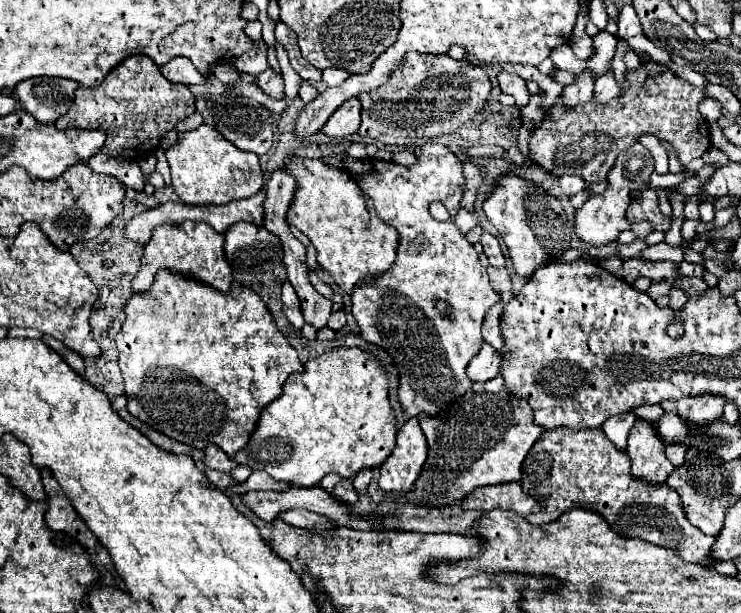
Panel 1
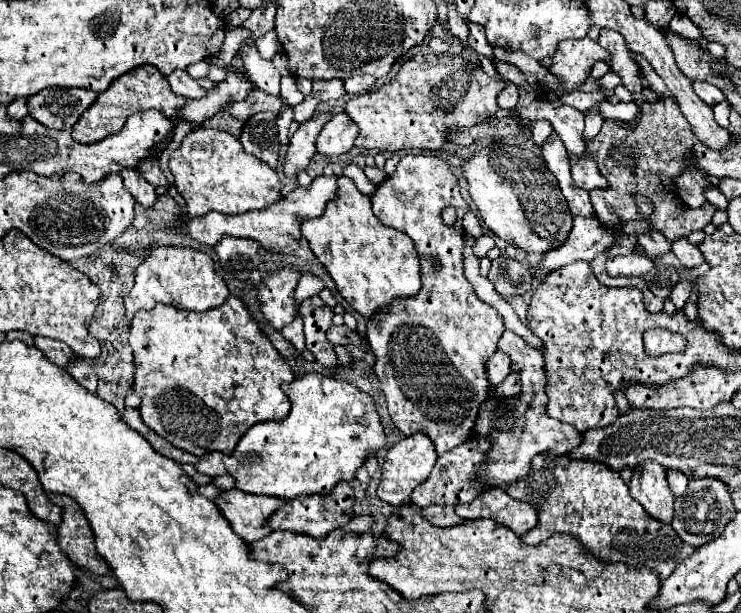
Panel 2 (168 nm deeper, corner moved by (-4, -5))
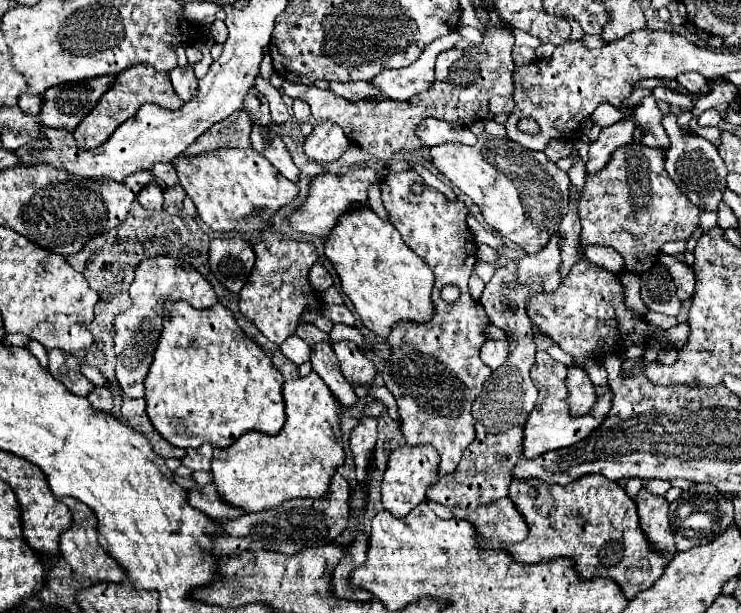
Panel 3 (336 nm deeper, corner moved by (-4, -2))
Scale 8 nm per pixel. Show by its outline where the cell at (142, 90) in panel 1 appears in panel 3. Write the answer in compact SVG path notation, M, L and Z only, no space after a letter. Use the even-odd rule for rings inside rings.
M136 64L132 68L126 68L122 70L118 76L116 76L116 82L114 86L100 98L100 102L96 104L96 108L78 124L78 128L74 130L74 138L76 138L76 146L82 148L82 150L92 150L92 148L98 148L102 146L110 136L112 132L128 118L132 118L138 108L146 102L152 102L156 106L162 106L162 108L168 108L168 110L178 110L184 102L174 94L174 88L170 84L170 78L168 74L164 72L158 72L154 70L152 66L148 64Z

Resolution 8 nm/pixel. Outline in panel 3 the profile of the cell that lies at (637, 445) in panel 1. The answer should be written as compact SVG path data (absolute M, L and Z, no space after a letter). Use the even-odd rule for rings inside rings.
M640 490L636 498L640 526L654 552L660 552L664 558L672 560L676 554L672 528L668 524L668 502L664 496L652 496L646 490Z

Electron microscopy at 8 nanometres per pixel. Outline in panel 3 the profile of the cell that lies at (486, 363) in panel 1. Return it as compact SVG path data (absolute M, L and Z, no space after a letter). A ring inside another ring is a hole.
M488 340L488 342L484 342L484 346L480 350L482 362L486 366L492 366L492 370L502 366L506 356L508 356L508 342L506 340Z

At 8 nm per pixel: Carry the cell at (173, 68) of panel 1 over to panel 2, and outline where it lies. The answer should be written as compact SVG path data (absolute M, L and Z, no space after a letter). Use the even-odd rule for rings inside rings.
M176 69L172 75L168 75L168 83L174 93L178 93L186 99L200 99L206 93L206 89L202 89L200 83L194 81L184 69Z

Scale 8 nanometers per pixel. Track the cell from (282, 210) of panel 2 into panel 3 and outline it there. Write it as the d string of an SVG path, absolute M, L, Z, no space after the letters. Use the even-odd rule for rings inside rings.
M360 168L354 172L346 172L346 174L320 174L312 180L310 184L310 194L308 200L304 202L304 206L300 210L296 210L288 222L294 230L302 232L302 234L314 234L314 236L330 236L332 228L338 224L340 216L346 214L346 210L352 210L360 204L366 204L368 200L368 186L378 182L378 174L372 168Z

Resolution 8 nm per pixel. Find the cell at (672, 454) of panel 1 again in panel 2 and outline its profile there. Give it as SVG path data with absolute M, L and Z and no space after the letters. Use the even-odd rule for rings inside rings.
M672 469L672 471L668 471L668 483L670 483L670 489L672 489L674 497L678 497L678 495L682 495L686 491L688 477L684 473L680 473L678 469Z

